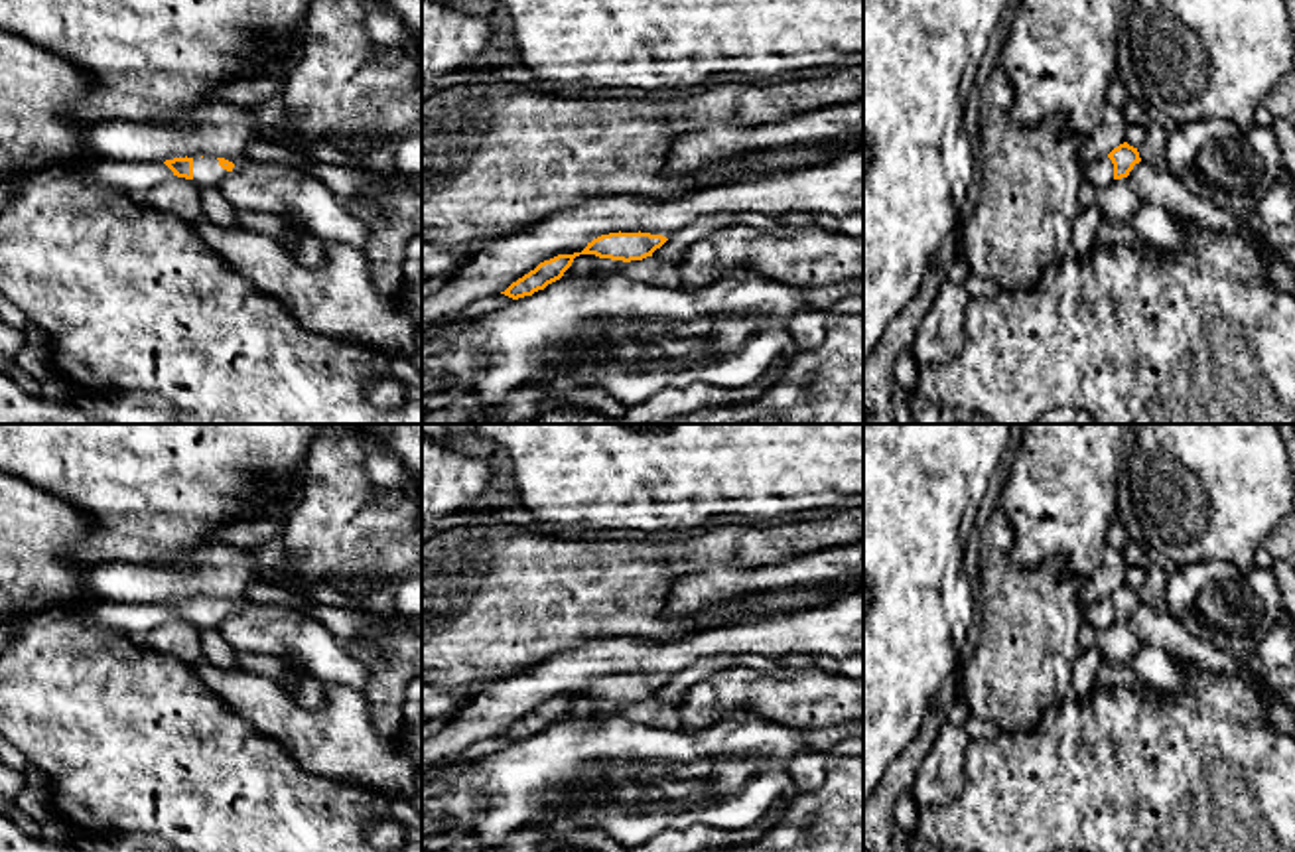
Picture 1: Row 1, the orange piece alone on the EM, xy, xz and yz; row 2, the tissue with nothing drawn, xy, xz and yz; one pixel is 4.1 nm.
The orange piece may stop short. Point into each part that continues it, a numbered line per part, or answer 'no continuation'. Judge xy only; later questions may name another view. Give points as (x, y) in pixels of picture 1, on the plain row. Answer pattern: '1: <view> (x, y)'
1: xy (207, 614)

